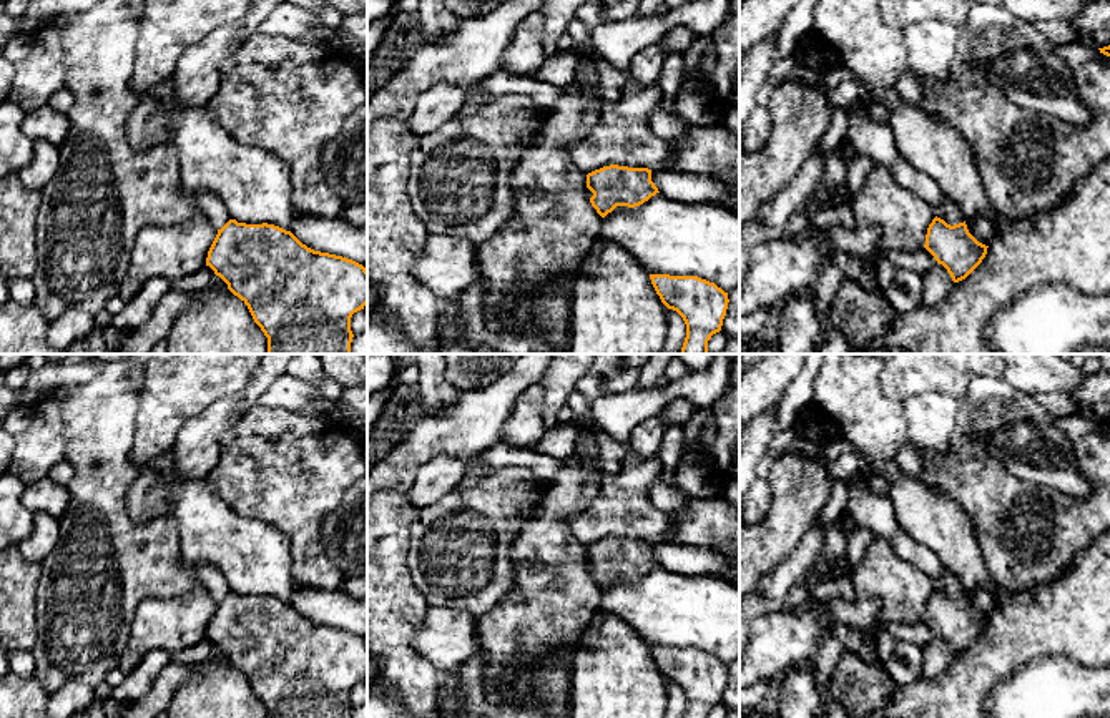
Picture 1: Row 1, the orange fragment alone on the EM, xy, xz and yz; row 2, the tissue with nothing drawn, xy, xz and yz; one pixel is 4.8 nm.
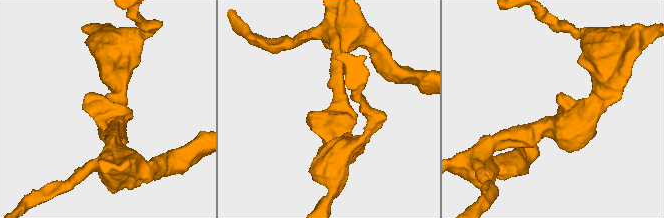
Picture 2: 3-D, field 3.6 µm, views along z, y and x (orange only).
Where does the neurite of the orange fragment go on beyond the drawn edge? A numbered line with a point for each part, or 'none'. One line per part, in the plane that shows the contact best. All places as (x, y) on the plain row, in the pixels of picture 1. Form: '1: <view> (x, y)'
none

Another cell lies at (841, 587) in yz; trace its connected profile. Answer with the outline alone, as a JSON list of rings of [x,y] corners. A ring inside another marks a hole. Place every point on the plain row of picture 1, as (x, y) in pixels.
[[[841,575],[832,580],[826,580],[814,585],[811,595],[813,595],[813,603],[826,603],[834,598],[852,602],[856,598],[849,575]]]

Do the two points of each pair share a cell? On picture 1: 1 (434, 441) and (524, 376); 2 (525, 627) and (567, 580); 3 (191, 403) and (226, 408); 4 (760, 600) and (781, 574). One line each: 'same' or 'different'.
1: same
2: same
3: different
4: same

